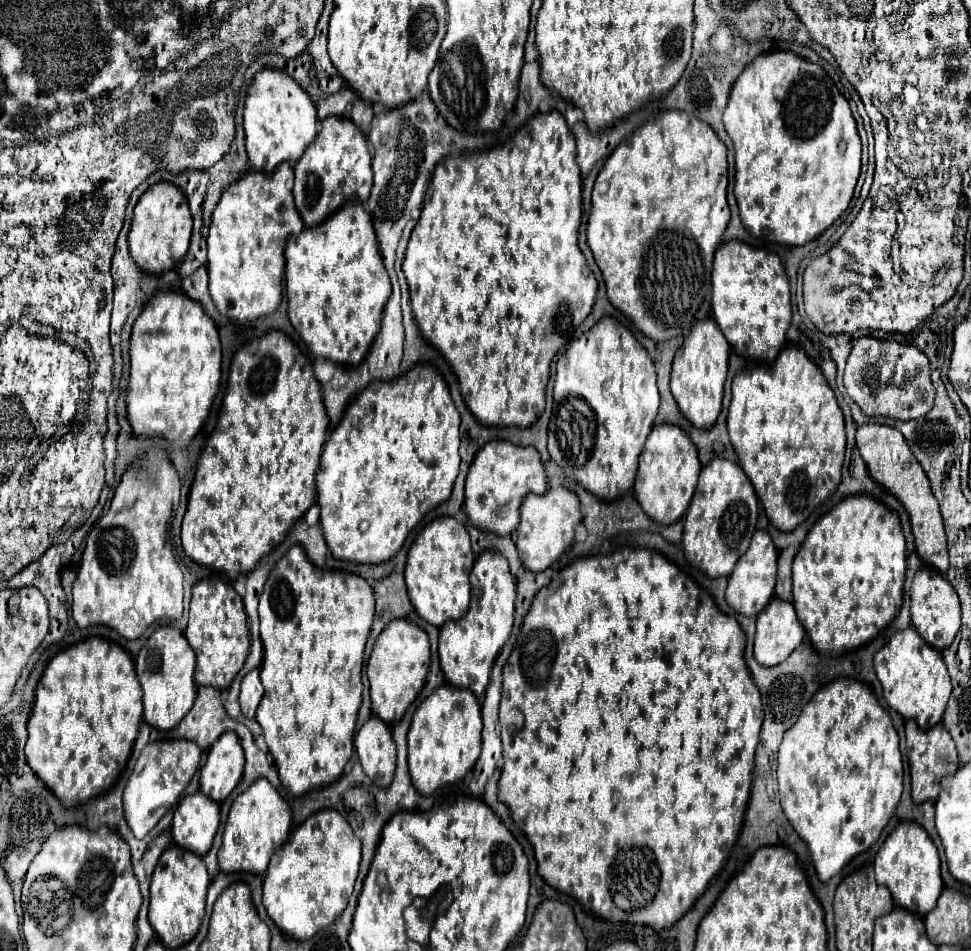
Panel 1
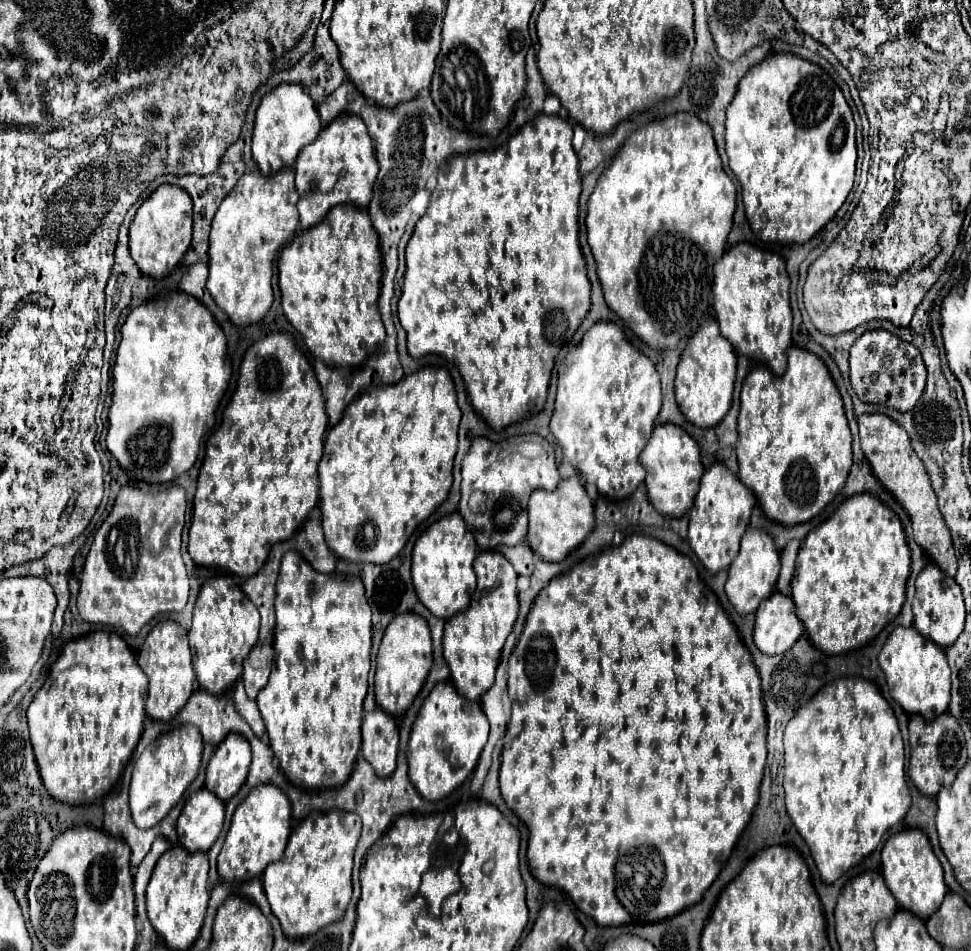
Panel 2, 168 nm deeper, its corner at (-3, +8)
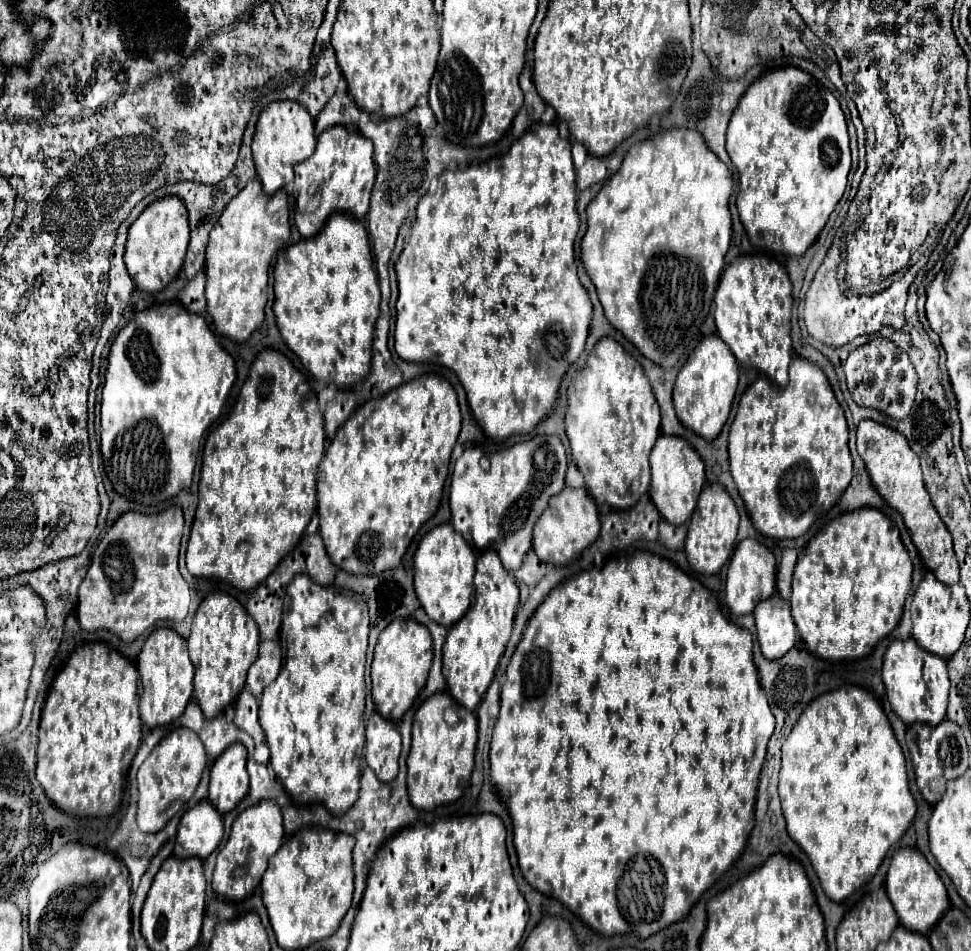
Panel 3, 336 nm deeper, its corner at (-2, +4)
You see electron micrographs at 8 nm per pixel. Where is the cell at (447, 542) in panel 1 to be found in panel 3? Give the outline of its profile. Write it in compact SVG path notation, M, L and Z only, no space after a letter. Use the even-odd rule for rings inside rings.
M441 524L427 532L415 552L415 594L427 612L427 616L441 624L451 626L467 612L473 594L473 574L475 574L475 554L471 546L463 540L453 526Z

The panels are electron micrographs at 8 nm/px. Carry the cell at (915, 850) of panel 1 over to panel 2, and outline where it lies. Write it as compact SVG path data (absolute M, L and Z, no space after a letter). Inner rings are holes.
M904 830L890 836L882 850L882 876L898 906L916 914L920 920L928 920L948 894L944 884L944 870L930 846L928 836L922 830Z

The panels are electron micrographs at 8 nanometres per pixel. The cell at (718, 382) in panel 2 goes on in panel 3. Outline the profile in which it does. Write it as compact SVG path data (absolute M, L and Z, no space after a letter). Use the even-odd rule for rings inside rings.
M711 334L695 346L685 366L679 370L673 394L677 418L683 422L683 426L691 428L695 434L703 436L705 440L713 440L727 422L735 390L737 390L735 356L727 350L727 346L723 346L723 340L717 338L717 334Z

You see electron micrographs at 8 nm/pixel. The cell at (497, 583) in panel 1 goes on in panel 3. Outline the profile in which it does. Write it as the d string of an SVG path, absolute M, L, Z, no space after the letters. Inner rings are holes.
M487 550L477 558L475 572L475 602L469 606L467 614L449 628L443 644L443 676L451 690L451 696L467 710L475 712L481 702L499 658L509 642L515 610L519 604L519 588L515 578L503 568L495 550Z

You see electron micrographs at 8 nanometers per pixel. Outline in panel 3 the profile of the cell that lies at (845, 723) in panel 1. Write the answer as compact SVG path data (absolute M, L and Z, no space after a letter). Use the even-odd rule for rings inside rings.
M859 686L827 692L807 704L783 742L779 790L787 832L811 858L825 894L835 902L845 900L877 872L883 856L903 836L917 812L907 784L905 756L889 718L873 694Z

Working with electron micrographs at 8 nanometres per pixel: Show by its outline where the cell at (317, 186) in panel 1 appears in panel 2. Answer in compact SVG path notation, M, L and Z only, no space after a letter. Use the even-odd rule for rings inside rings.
M344 114L334 118L328 126L324 126L318 138L312 144L308 144L296 158L294 174L296 174L296 190L300 196L298 212L302 228L314 226L316 222L320 222L320 218L324 218L324 214L328 214L328 210L332 210L332 206L338 204L352 204L366 210L372 198L372 186L378 174L378 162L374 156L372 138L368 136L362 118L354 114ZM328 172L334 172L340 178L334 190L324 194L318 190L318 180Z

